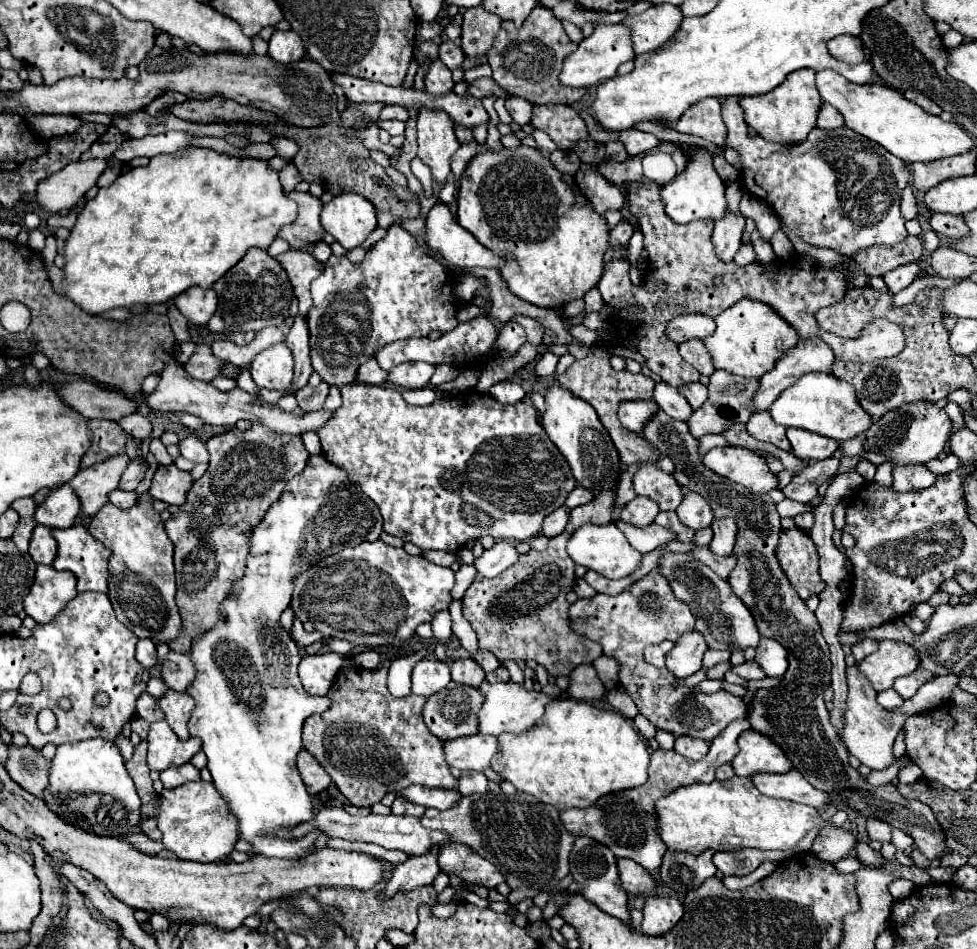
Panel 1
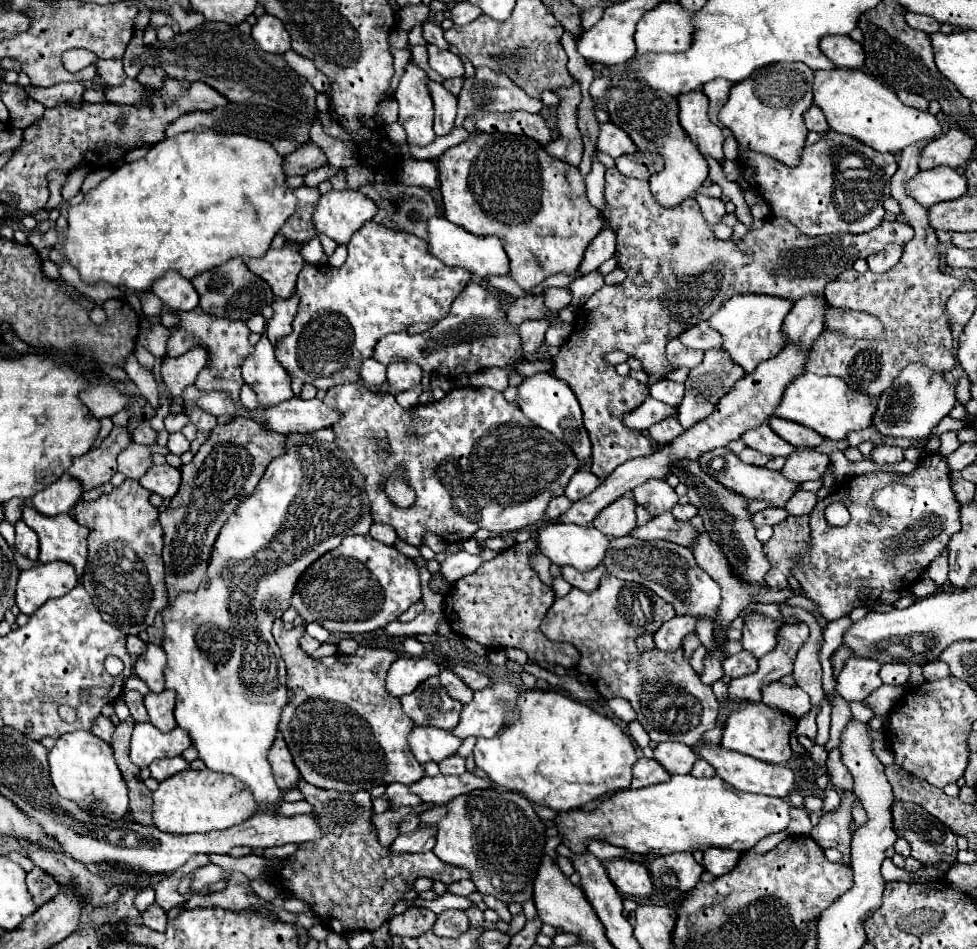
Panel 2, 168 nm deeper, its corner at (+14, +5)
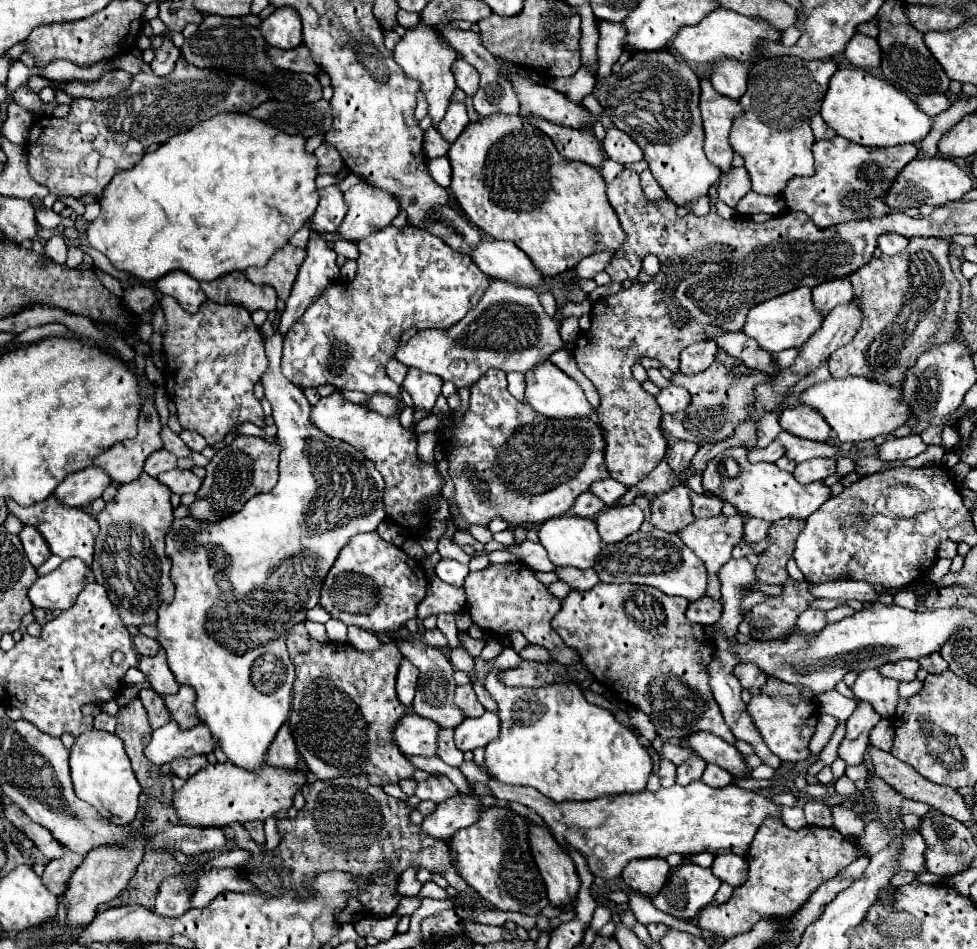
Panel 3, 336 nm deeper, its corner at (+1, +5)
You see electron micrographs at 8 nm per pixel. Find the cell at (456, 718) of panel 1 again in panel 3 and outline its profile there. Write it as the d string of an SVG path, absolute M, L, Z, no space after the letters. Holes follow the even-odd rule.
M418 640L412 642L398 642L398 648L402 652L402 656L406 660L410 660L418 670L420 670L420 678L418 678L418 688L416 688L416 698L412 702L412 708L418 716L434 720L436 724L440 724L442 728L456 728L458 724L464 722L464 712L454 704L454 688L456 682L452 678L454 670L452 664L448 662L446 654L440 652L438 648L430 648Z

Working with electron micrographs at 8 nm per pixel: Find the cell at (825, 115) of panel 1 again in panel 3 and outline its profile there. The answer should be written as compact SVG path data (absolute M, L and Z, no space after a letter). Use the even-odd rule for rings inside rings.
M816 114L814 118L812 118L812 122L810 122L810 126L812 126L812 132L814 132L814 136L816 136L816 140L822 140L822 138L832 138L836 132L822 120L822 116L820 114Z

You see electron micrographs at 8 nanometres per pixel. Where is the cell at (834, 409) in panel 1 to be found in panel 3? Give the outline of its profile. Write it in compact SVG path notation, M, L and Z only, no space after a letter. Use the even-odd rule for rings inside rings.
M850 376L842 380L830 378L810 386L808 390L802 392L800 404L818 410L834 430L838 440L860 442L860 440L872 440L878 434L892 434L892 430L908 422L910 410L902 404L900 396L902 396L900 388L870 382L860 376Z

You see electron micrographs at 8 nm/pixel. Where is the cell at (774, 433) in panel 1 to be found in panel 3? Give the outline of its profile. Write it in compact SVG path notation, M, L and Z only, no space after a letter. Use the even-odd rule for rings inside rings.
M784 430L778 434L778 440L782 442L782 446L786 450L786 456L794 462L804 462L804 460L816 458L816 456L832 458L838 452L838 448L834 444L804 440L804 438L798 438L798 436L794 436L790 432L784 432Z

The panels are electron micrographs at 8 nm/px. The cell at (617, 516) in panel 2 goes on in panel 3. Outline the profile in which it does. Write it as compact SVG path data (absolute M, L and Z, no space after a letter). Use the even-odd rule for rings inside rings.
M636 504L626 508L608 508L596 516L602 542L608 544L624 540L632 532L638 532L642 522L644 522L644 512Z

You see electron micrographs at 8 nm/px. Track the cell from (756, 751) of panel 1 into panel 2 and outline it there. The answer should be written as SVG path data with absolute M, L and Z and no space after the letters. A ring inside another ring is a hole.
M739 702L739 706L727 718L721 746L769 764L783 764L791 758L789 738L793 730L795 730L795 722L787 714L765 706L763 702Z

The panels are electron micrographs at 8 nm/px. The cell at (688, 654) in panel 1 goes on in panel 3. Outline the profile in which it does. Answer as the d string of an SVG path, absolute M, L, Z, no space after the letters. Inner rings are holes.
M704 596L704 600L696 600L696 602L690 604L688 610L686 610L686 618L688 618L690 622L702 624L702 626L716 624L720 614L722 614L722 604L716 602L716 600L710 600L708 596Z

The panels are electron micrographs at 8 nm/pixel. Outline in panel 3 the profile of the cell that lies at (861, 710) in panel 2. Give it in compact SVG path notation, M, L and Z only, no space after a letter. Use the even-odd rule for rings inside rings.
M836 690L820 694L818 702L820 702L820 712L832 714L838 722L846 722L854 714L854 710L858 706L856 698L846 698L846 696L838 694Z

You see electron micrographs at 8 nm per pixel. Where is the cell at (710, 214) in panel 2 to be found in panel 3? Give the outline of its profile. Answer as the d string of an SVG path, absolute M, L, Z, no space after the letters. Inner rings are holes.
M734 168L730 170L728 176L720 178L718 198L730 208L736 208L738 200L748 192L750 192L750 174L746 168Z

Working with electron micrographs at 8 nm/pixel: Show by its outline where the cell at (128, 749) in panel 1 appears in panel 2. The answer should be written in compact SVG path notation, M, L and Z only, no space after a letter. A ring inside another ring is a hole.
M97 716L95 724L93 724L93 728L91 728L91 732L93 732L95 736L99 736L101 740L105 740L105 742L111 742L113 730L115 730L113 722L111 722L109 718L105 718L105 716Z

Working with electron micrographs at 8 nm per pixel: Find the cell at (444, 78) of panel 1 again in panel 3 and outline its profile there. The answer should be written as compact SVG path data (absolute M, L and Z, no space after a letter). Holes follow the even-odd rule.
M452 102L446 116L442 118L442 124L438 126L438 132L448 140L454 142L462 130L468 126L468 114L464 102Z

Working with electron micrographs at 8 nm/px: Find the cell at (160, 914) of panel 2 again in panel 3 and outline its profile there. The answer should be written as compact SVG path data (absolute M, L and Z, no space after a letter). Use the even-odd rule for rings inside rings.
M176 874L166 878L160 884L160 890L156 896L156 914L178 918L190 910L188 900L192 892L186 888L186 880L188 880L188 874Z

